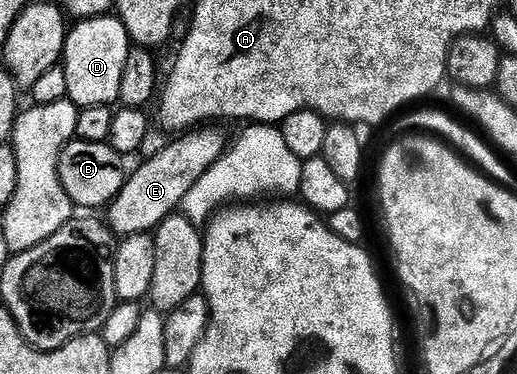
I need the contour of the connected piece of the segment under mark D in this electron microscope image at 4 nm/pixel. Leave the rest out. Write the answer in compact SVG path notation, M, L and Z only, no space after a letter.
M95 17L75 22L66 36L64 52L70 102L77 103L79 108L113 104L121 93L121 79L131 46L126 26L117 17Z

